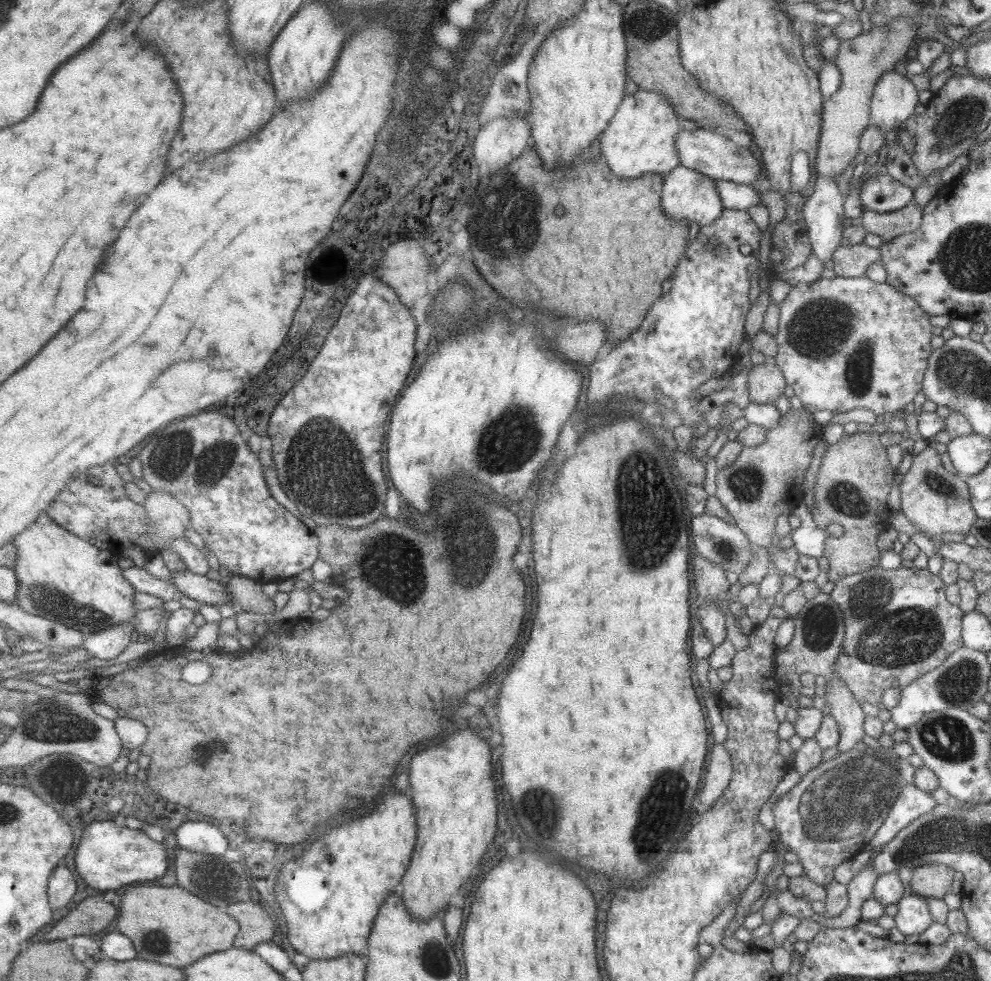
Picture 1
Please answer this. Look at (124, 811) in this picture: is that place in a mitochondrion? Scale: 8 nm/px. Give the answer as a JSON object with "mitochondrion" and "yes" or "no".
{"mitochondrion":"yes"}

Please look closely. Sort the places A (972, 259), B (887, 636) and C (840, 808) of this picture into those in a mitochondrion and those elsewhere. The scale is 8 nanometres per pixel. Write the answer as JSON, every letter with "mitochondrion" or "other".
{"A":"mitochondrion","B":"mitochondrion","C":"mitochondrion"}

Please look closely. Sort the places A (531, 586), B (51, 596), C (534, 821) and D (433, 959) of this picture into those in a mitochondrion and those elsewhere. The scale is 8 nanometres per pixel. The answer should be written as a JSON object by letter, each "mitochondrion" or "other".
{"A":"other","B":"mitochondrion","C":"mitochondrion","D":"mitochondrion"}

